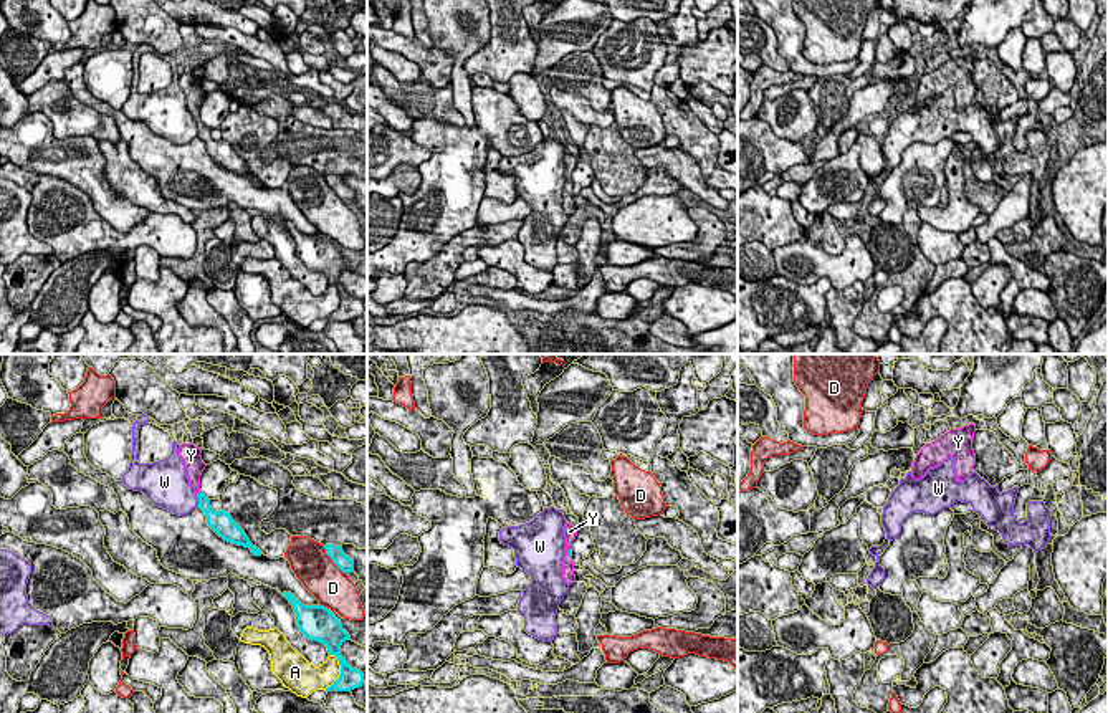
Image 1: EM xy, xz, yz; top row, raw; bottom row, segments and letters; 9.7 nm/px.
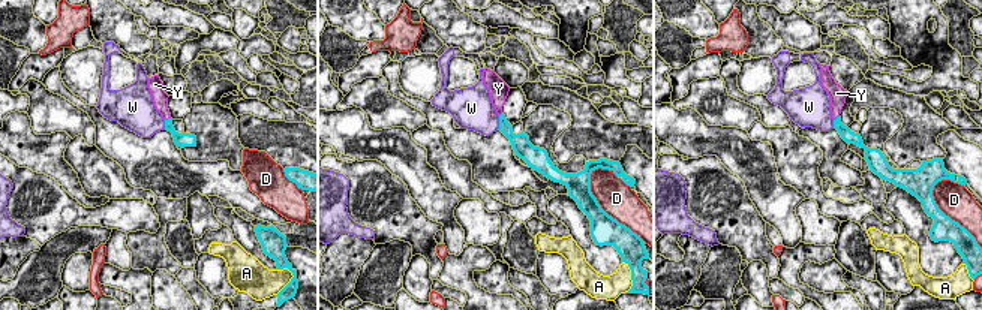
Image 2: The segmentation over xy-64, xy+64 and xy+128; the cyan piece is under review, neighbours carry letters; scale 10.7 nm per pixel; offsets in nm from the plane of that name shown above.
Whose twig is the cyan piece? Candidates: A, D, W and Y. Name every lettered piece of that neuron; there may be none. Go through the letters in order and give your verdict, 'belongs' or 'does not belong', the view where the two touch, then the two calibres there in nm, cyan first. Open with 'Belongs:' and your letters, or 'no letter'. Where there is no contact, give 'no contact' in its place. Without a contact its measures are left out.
Belongs: Y
A: does not belong; contact in xy; calibres 220 and 240 nm
D: does not belong; contact in xy; calibres 160 and 360 nm
W: does not belong; contact in xy; calibres 170 and 340 nm
Y: belongs; contact in xy; calibres 130 and 160 nm

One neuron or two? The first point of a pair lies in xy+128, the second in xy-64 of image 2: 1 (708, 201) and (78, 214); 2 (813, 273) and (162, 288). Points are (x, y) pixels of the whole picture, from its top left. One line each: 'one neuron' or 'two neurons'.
1: one neuron
2: one neuron

